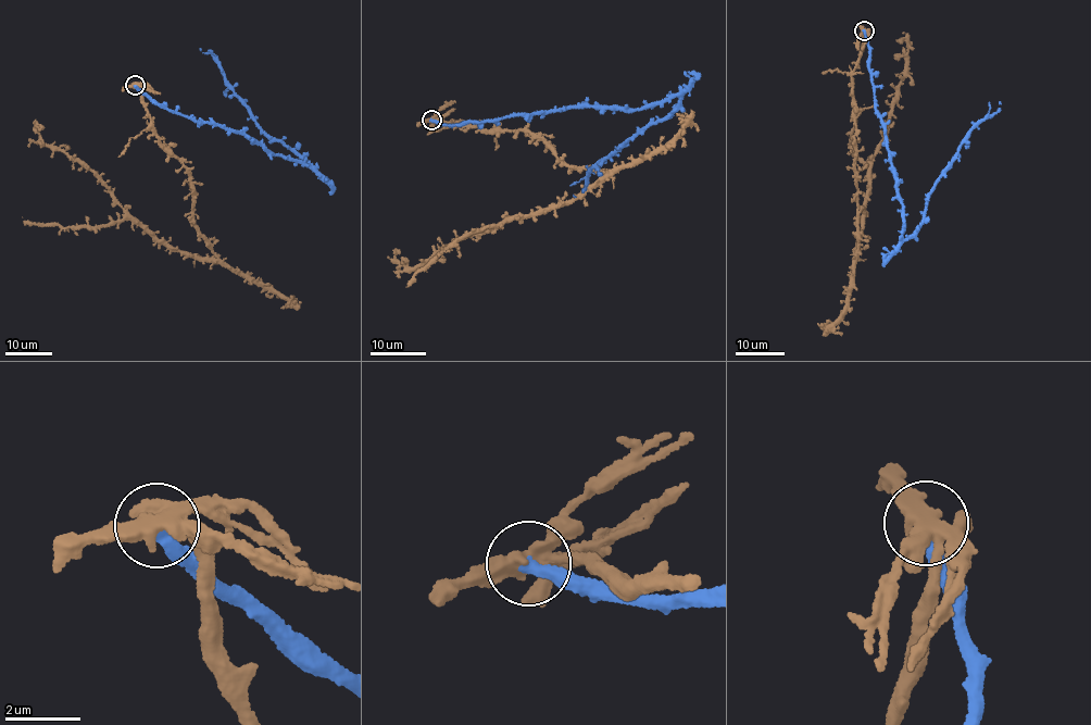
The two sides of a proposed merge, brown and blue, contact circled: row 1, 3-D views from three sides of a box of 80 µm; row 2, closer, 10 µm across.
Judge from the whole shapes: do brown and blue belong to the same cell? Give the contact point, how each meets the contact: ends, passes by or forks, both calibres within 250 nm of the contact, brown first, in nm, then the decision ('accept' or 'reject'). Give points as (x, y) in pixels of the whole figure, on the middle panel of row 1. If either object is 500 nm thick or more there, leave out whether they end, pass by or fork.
(431, 120) | brown forks | blue ends | 380/360 nm | reject

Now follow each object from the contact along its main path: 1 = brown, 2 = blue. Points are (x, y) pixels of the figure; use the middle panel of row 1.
1: (430, 120), (533, 134), (566, 166), (606, 175), (573, 199), (480, 230), (411, 269), (396, 259), (396, 248)
2: (430, 120), (453, 125), (578, 104), (635, 110), (680, 97), (680, 109), (592, 167), (586, 190), (573, 195)

